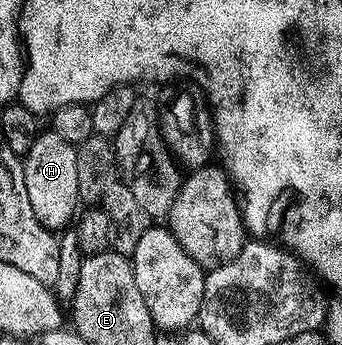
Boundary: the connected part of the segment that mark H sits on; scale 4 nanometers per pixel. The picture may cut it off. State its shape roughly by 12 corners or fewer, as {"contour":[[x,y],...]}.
{"contour":[[44,129],[22,159],[33,216],[62,231],[81,206],[76,143]]}

